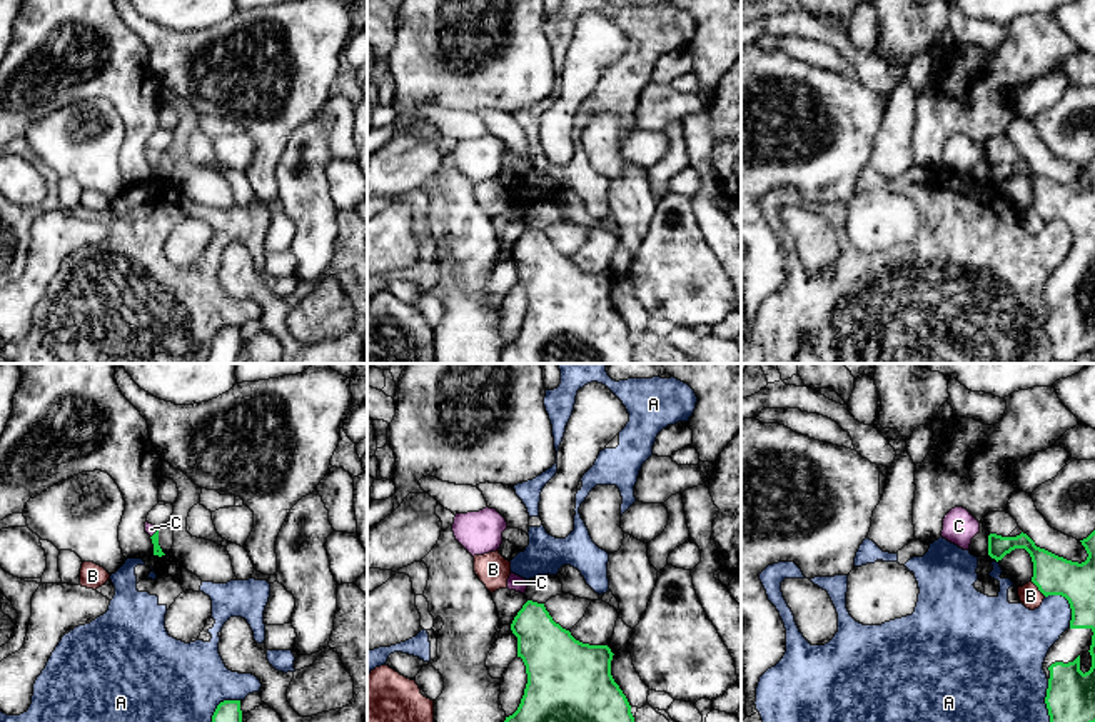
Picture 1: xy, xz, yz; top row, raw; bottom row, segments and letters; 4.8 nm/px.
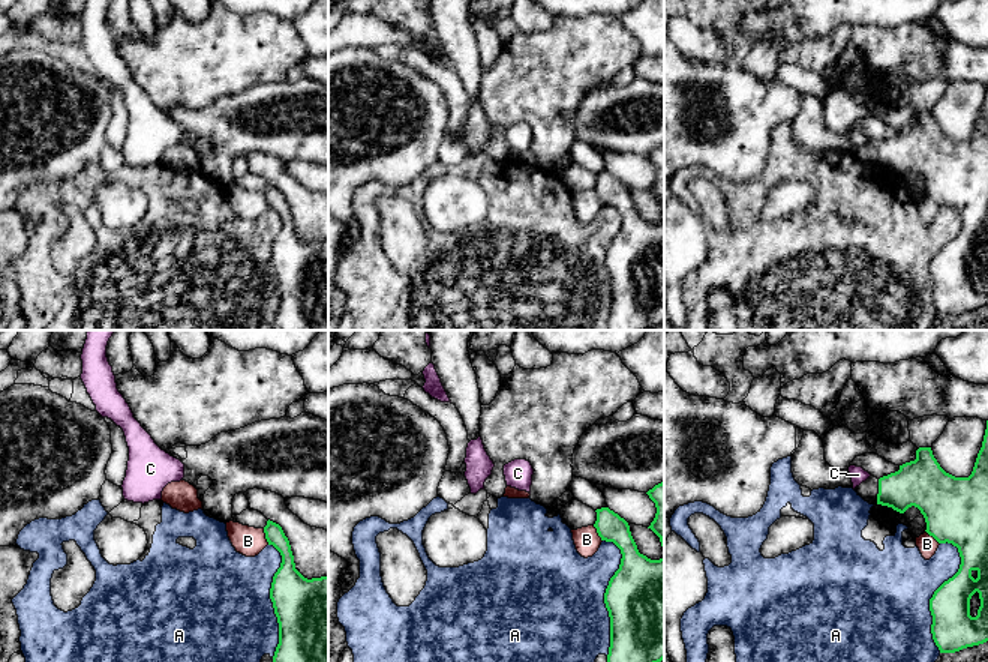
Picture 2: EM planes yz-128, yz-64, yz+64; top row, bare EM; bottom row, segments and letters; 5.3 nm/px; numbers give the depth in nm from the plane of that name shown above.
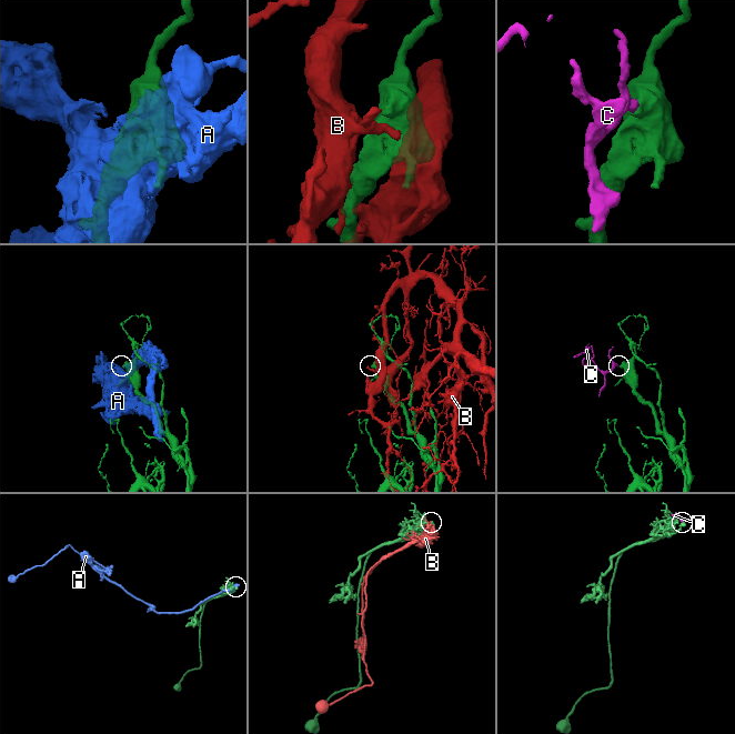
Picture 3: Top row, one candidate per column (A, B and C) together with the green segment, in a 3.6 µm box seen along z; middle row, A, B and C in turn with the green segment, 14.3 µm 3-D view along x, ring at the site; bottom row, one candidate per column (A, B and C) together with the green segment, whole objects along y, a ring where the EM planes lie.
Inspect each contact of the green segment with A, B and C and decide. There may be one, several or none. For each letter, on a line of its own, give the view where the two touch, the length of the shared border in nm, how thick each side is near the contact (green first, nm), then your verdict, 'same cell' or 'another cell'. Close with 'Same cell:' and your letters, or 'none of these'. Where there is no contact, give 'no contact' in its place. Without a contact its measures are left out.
A: contact in yz; length 200 nm; calibres 190 and 240 nm; another cell
B: contact in yz; length 110 nm; calibres 190 and 100 nm; another cell
C: contact in xy; length 60 nm; calibres 50 and 50 nm; same cell
Same cell: C

